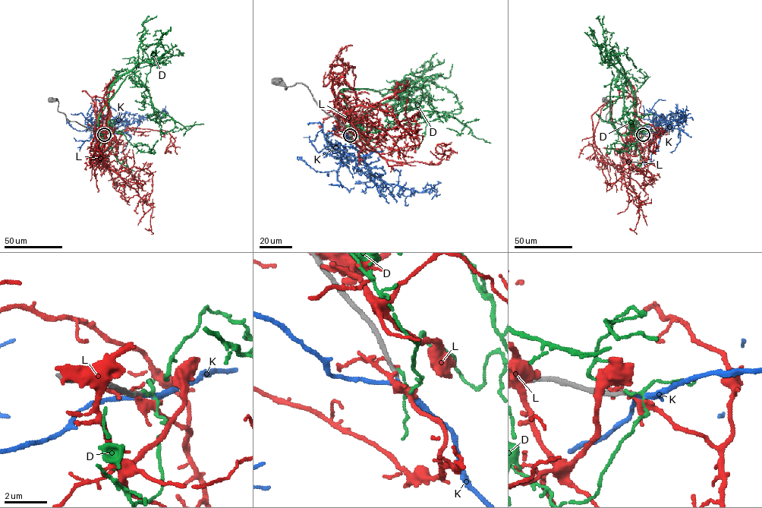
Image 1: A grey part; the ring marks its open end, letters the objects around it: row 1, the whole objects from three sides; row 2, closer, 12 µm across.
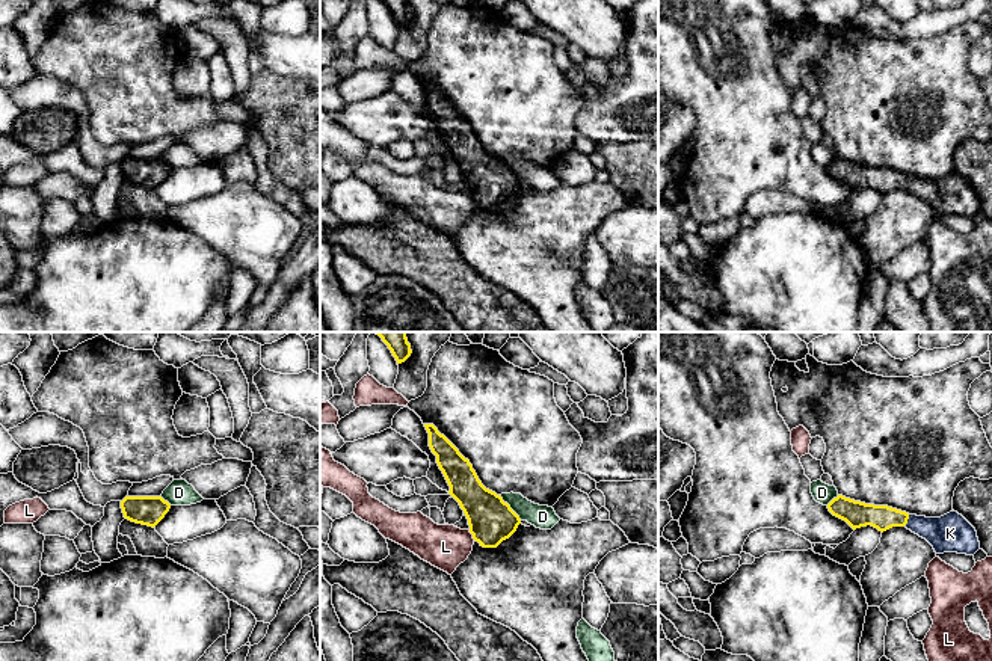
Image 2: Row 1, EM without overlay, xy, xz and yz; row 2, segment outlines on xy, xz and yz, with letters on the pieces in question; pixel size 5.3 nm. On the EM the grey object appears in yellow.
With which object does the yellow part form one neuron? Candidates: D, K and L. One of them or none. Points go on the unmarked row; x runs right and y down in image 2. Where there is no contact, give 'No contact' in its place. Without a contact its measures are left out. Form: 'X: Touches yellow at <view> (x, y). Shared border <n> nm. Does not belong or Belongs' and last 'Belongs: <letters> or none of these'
D: Touches yellow at xz (509, 169). Shared border 180 nm. Does not belong
K: Touches yellow at yz (906, 183). Shared border 70 nm. Belongs
L: Touches yellow at xz (471, 195). Shared border 70 nm. Does not belong
Belongs: K

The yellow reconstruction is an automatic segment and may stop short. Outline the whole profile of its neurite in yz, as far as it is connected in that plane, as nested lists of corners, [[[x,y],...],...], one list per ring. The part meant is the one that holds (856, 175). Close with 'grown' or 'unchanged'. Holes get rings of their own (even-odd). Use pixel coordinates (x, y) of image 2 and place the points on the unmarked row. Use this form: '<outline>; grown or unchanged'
[[[838,157],[827,166],[829,174],[853,192],[871,187],[879,193],[906,189],[926,201],[936,216],[957,214],[974,217],[980,211],[975,190],[957,174],[941,180],[926,180],[888,169],[855,163]]]; grown

